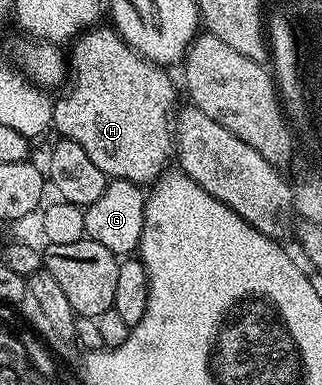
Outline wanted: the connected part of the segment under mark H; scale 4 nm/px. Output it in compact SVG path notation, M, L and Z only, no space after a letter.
M96 25L90 28L86 33L80 34L70 44L70 47L69 78L62 88L61 94L63 96L60 99L56 98L51 108L51 122L54 130L59 130L58 134L62 138L77 141L77 145L81 145L81 149L85 149L85 154L93 161L93 165L97 165L97 169L101 169L101 173L105 173L108 180L124 179L140 185L154 184L155 180L168 170L169 164L167 162L170 159L172 162L173 159L173 116L177 111L177 102L175 103L175 83L171 80L170 73L167 72L170 70L166 66L149 61L145 56L136 53L110 25Z

